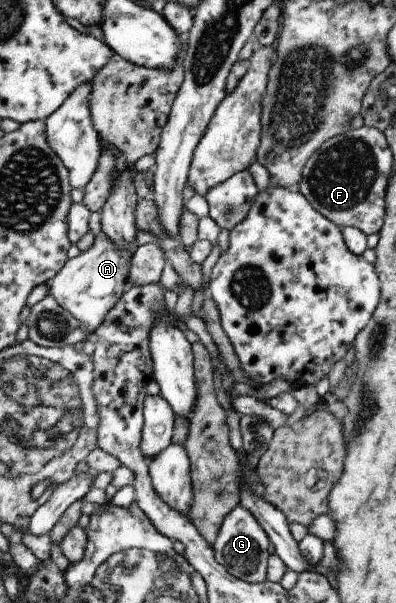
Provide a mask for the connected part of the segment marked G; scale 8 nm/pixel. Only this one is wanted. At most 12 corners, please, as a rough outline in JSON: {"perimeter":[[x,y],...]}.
{"perimeter":[[242,505],[213,543],[235,578],[269,579],[270,536]]}

